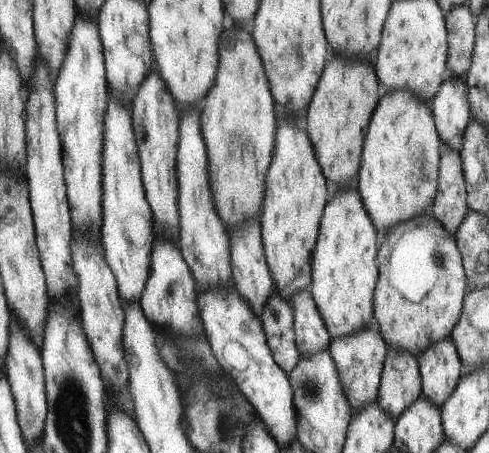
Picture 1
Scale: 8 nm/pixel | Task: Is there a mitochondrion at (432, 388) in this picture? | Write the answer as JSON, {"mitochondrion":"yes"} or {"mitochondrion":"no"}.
{"mitochondrion":"no"}

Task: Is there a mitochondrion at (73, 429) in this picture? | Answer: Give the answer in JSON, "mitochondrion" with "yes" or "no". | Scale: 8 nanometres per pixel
{"mitochondrion":"yes"}

